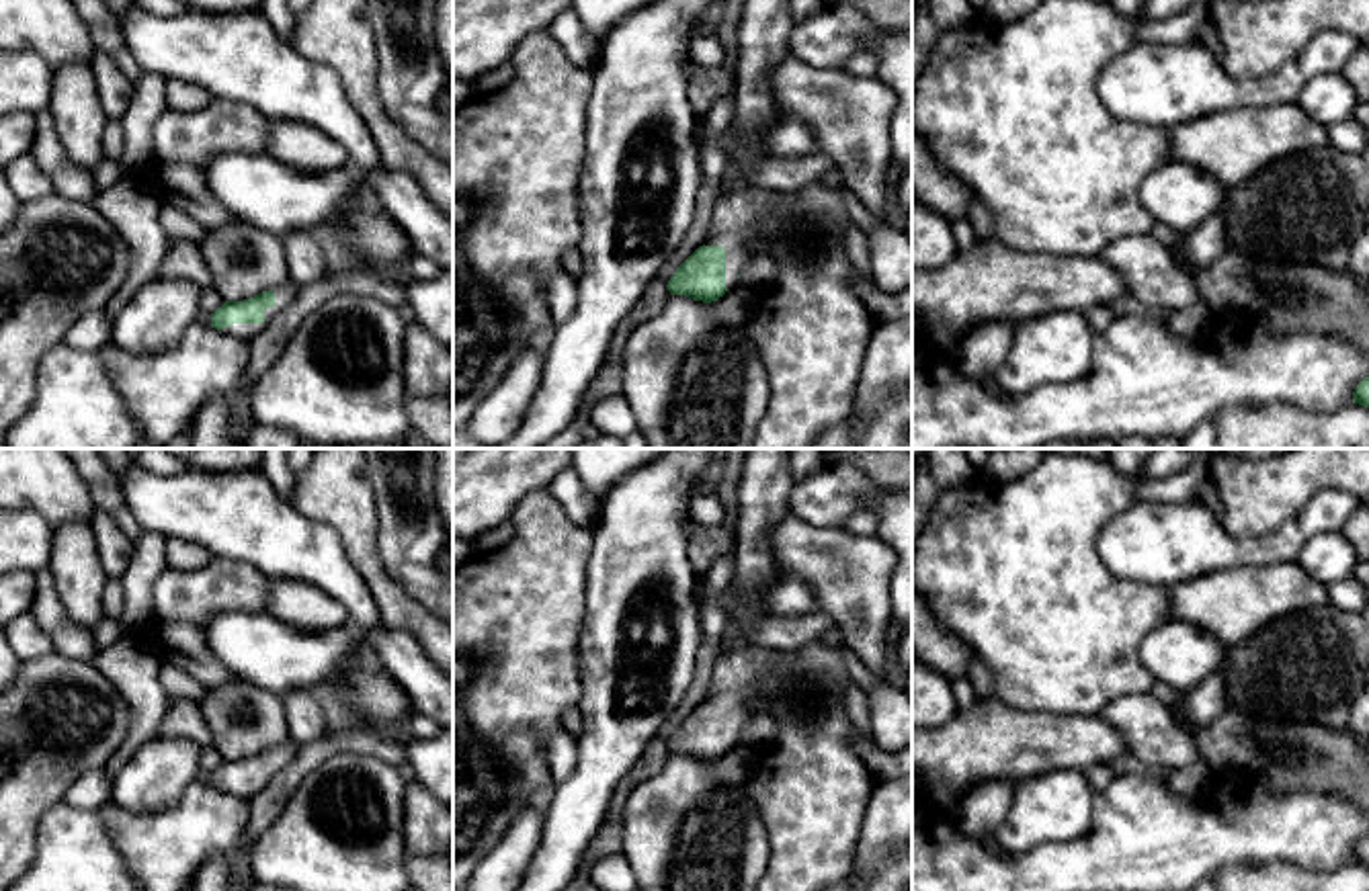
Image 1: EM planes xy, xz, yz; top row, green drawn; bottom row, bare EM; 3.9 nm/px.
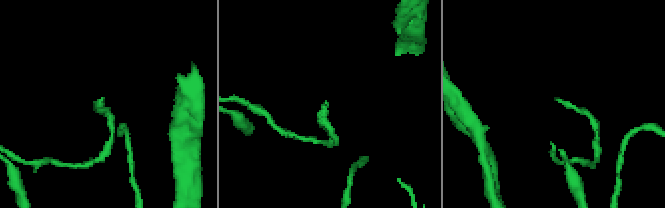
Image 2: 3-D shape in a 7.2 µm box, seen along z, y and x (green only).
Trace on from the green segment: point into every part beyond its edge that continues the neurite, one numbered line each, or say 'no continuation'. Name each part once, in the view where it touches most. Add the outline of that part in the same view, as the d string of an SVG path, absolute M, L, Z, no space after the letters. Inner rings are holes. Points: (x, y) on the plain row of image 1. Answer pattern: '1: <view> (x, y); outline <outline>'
1: xy (283, 752); outline M293 739L273 748L275 764L264 768L262 782L234 782L221 791L244 801L252 799L277 772L281 772L297 754L297 744Z

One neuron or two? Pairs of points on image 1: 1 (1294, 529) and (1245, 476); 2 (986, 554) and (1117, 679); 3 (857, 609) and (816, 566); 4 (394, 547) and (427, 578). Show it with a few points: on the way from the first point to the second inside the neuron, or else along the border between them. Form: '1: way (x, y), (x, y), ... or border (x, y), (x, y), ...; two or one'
1: border (1322, 490), (1275, 529), (1240, 539); two
2: way (1019, 586), (1085, 652); one
3: way (849, 599), (826, 576); one
4: way (402, 554), (419, 570); one

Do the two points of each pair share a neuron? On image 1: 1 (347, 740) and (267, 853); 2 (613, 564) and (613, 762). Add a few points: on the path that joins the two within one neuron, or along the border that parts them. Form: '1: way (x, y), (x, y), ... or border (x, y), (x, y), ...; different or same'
1: border (386, 760), (335, 752), (302, 783); different
2: way (613, 613), (607, 713); same

